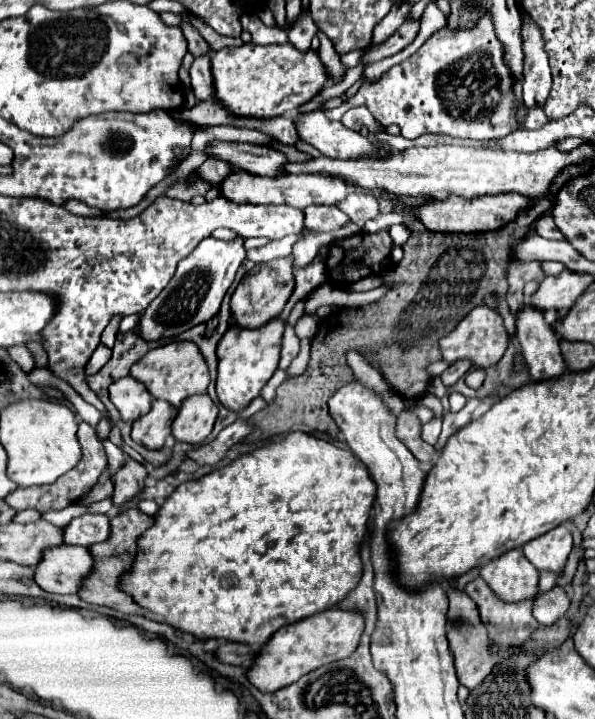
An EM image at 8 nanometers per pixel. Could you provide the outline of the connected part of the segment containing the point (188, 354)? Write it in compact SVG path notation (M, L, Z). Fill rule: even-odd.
M176 341L176 343L168 343L168 345L148 351L138 363L134 363L134 367L130 369L130 375L146 385L152 399L168 401L176 409L188 397L204 395L206 387L210 383L206 361L204 361L200 349L190 341Z

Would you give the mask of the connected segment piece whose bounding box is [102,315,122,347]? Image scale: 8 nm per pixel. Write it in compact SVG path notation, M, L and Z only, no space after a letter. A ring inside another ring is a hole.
M114 317L110 323L108 323L108 327L104 329L104 333L102 333L102 345L106 345L106 347L112 347L114 345L114 339L116 339L116 333L118 333L118 327L120 327L120 321L122 321L122 317Z

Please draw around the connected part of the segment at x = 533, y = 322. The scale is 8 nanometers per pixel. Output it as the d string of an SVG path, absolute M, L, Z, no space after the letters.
M522 305L516 313L516 339L522 347L522 357L530 369L530 375L534 381L538 379L548 379L554 375L564 373L564 359L560 355L560 345L556 339L556 333L552 325L546 323L544 313L532 305Z

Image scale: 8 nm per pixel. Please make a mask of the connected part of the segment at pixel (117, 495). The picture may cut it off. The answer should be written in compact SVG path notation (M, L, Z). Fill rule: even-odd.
M126 459L126 465L114 475L114 507L122 509L126 501L138 497L144 491L144 481L146 481L148 473L144 469L144 465L140 465L134 459Z

